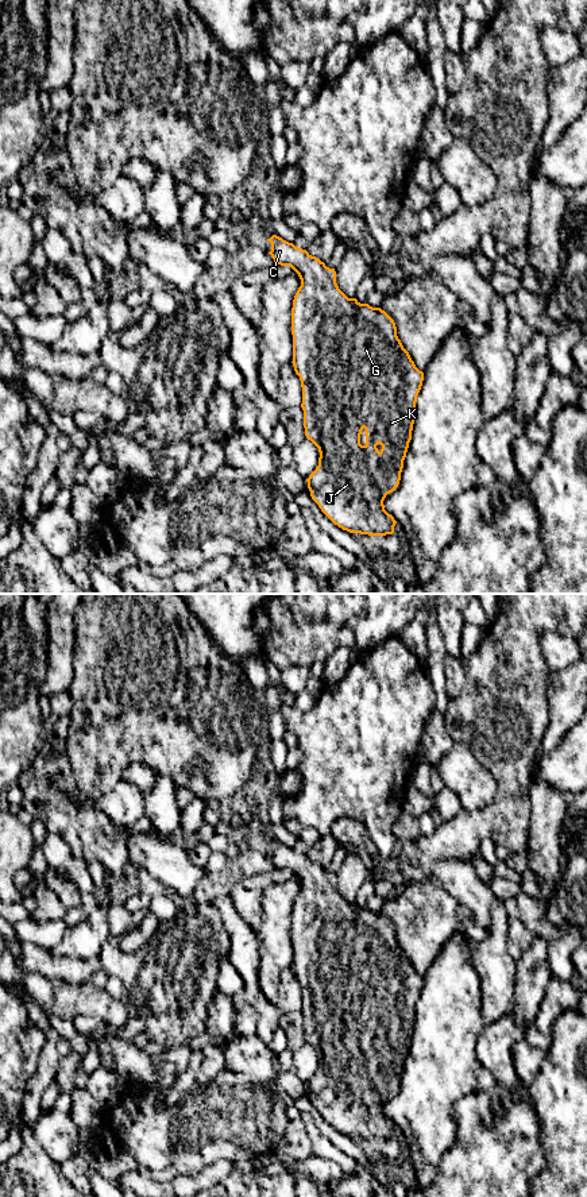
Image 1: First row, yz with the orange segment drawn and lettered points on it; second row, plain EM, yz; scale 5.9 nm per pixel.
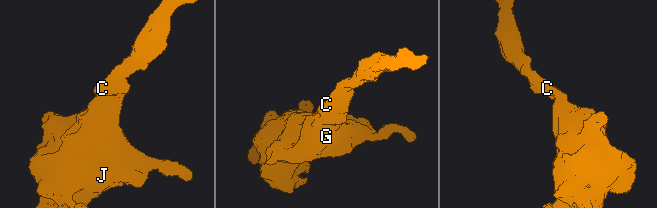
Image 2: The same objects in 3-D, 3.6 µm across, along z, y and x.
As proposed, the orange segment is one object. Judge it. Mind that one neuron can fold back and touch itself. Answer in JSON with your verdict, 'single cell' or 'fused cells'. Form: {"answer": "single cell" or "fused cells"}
{"answer": "single cell"}

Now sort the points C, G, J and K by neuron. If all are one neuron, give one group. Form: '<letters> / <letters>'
C G J K

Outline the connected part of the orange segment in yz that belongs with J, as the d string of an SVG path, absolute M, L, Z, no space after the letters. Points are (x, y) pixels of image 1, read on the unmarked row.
M277 839L267 846L271 847L269 858L274 866L290 870L301 884L291 912L291 968L302 992L305 1040L320 1057L318 1070L306 1084L310 1101L343 1135L368 1140L393 1139L397 1125L385 1115L383 1105L401 1085L424 977L416 972L398 943L394 924L381 912L348 903L336 888L335 873Z

